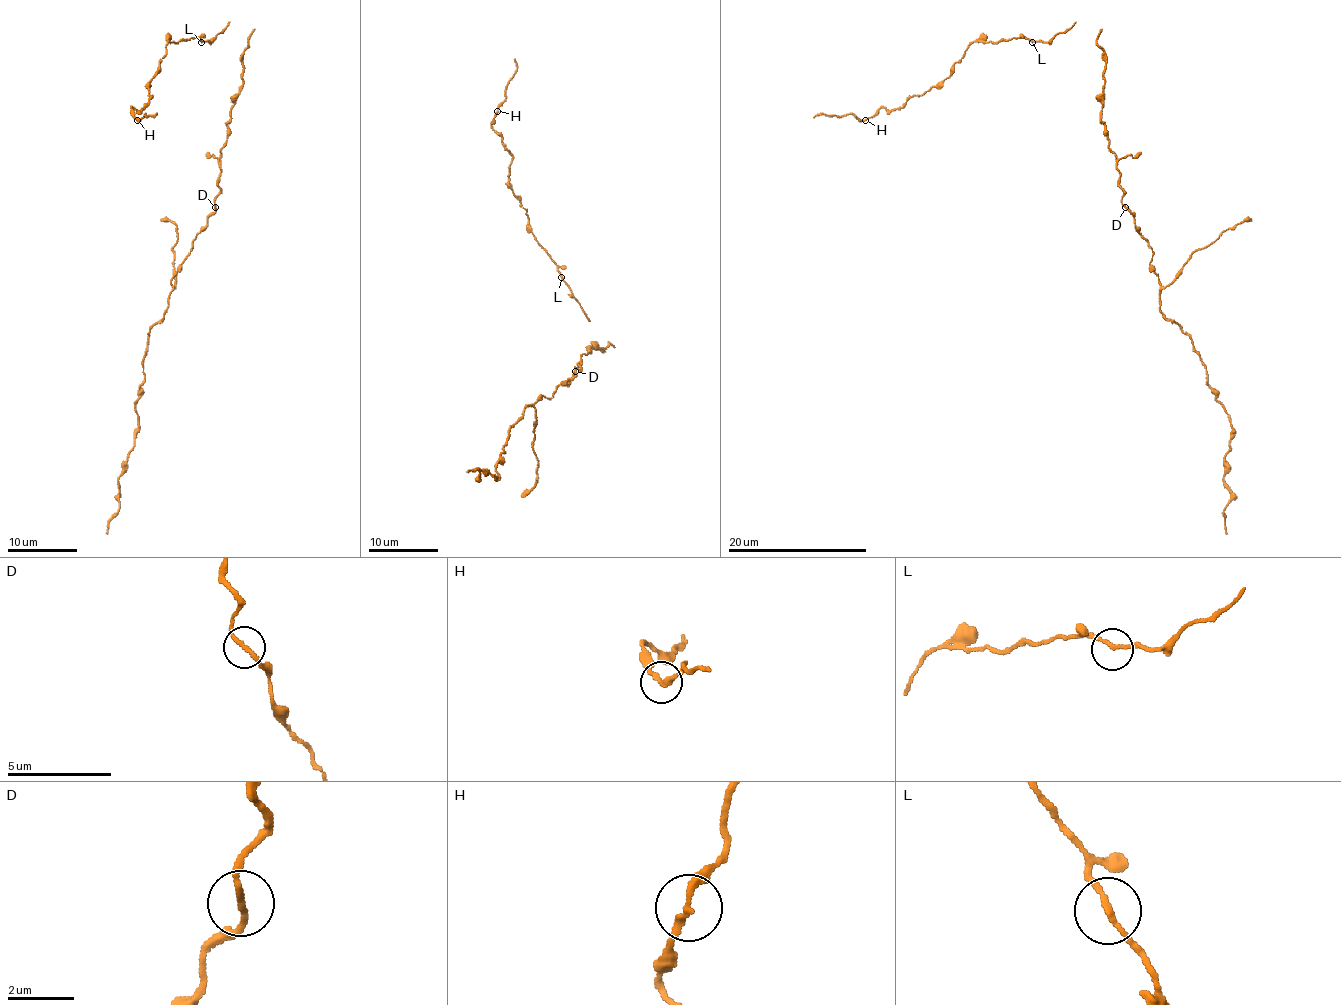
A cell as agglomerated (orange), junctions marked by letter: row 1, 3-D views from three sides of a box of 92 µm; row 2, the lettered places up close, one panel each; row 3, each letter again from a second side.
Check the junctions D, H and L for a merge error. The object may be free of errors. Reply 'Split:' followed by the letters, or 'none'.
Split: none

